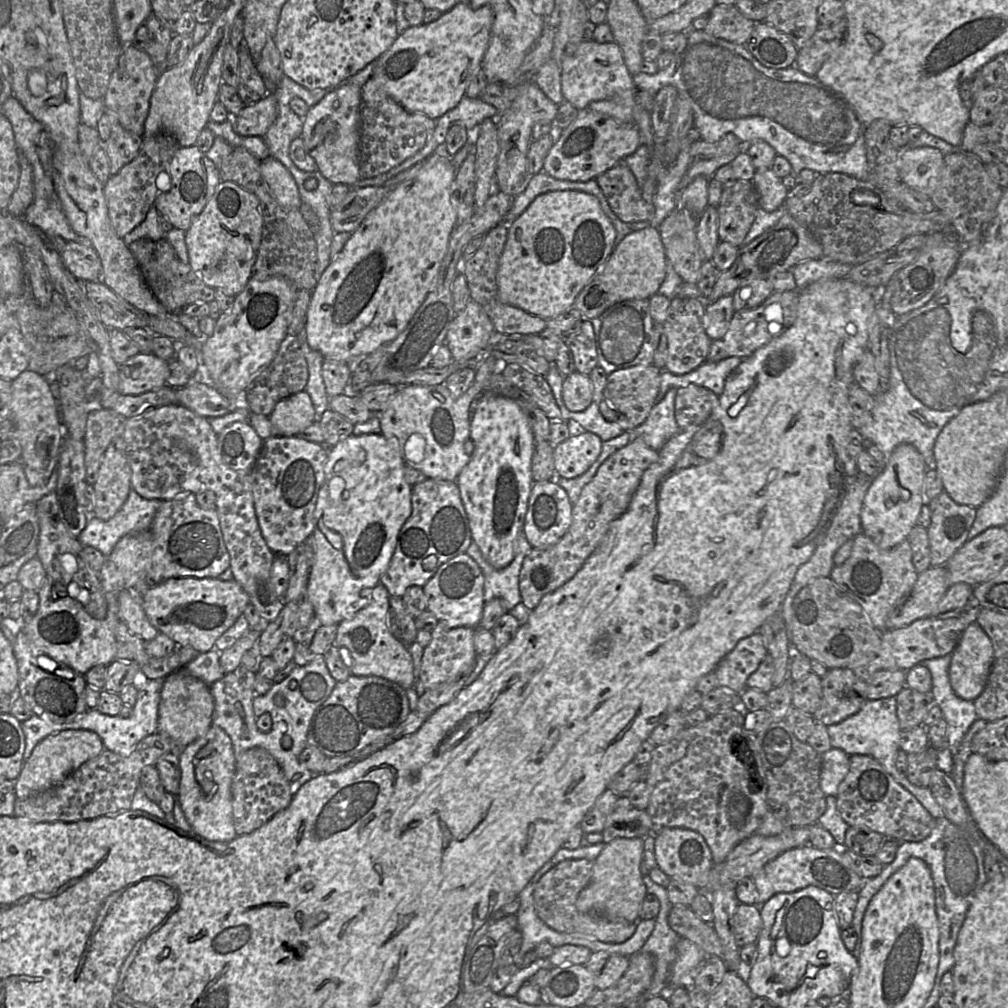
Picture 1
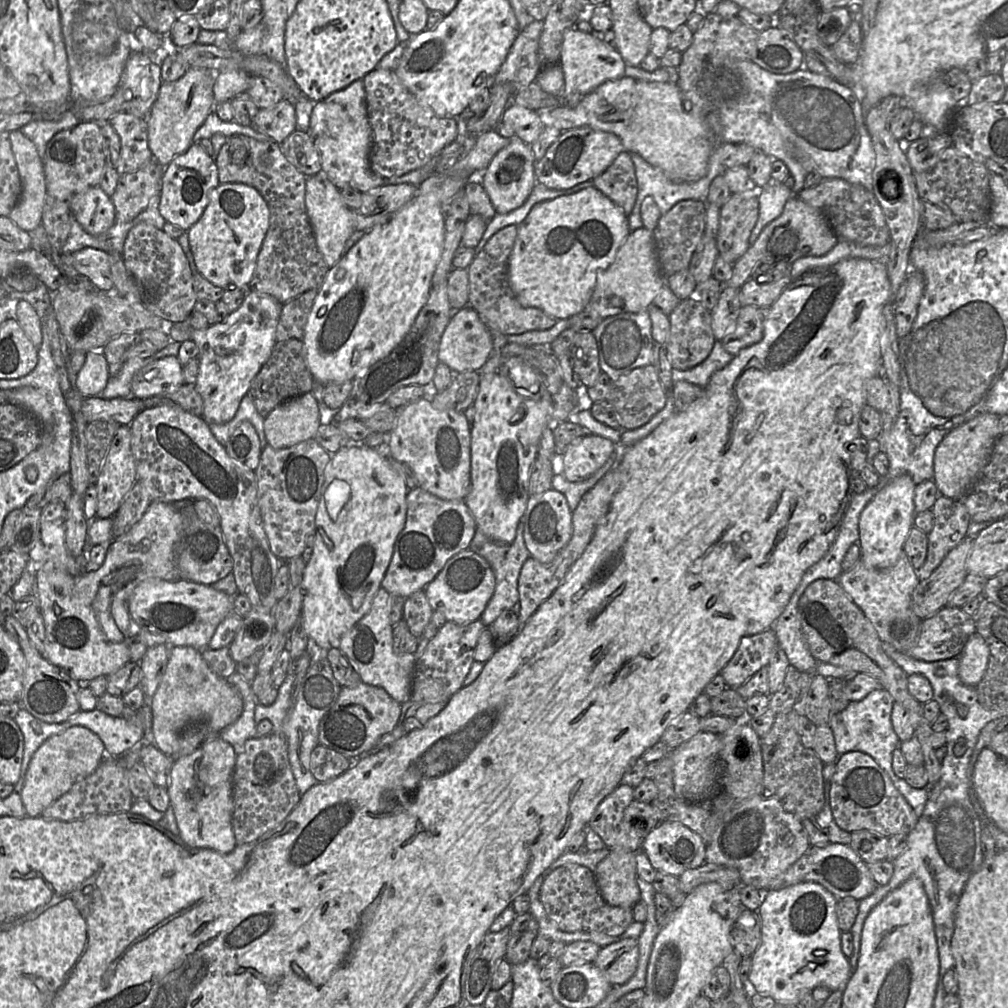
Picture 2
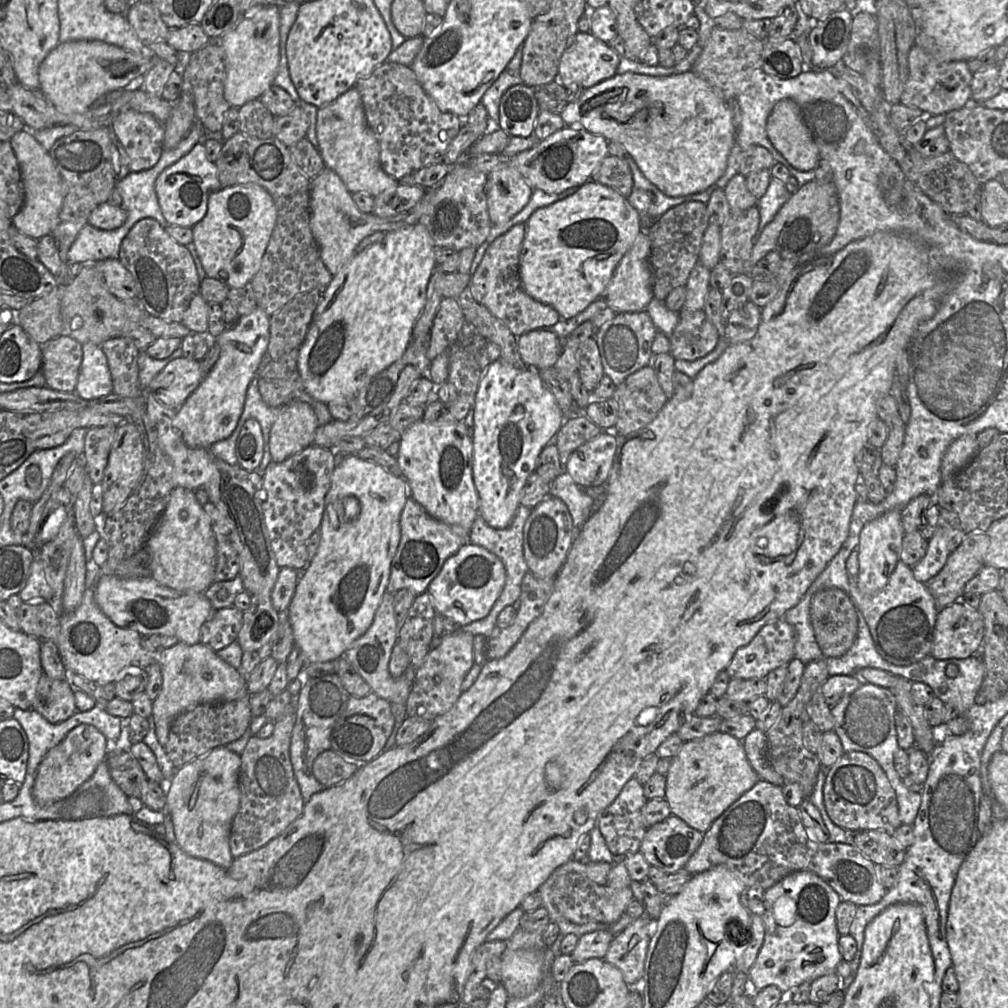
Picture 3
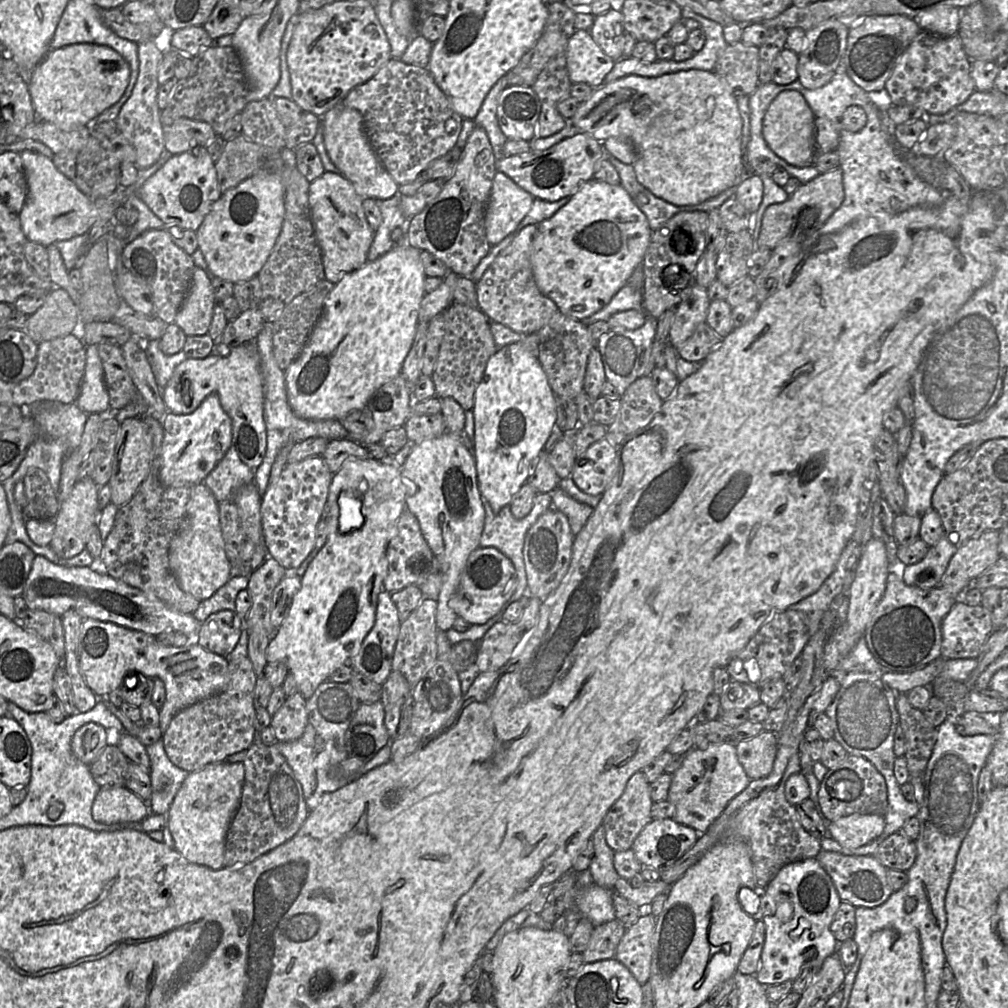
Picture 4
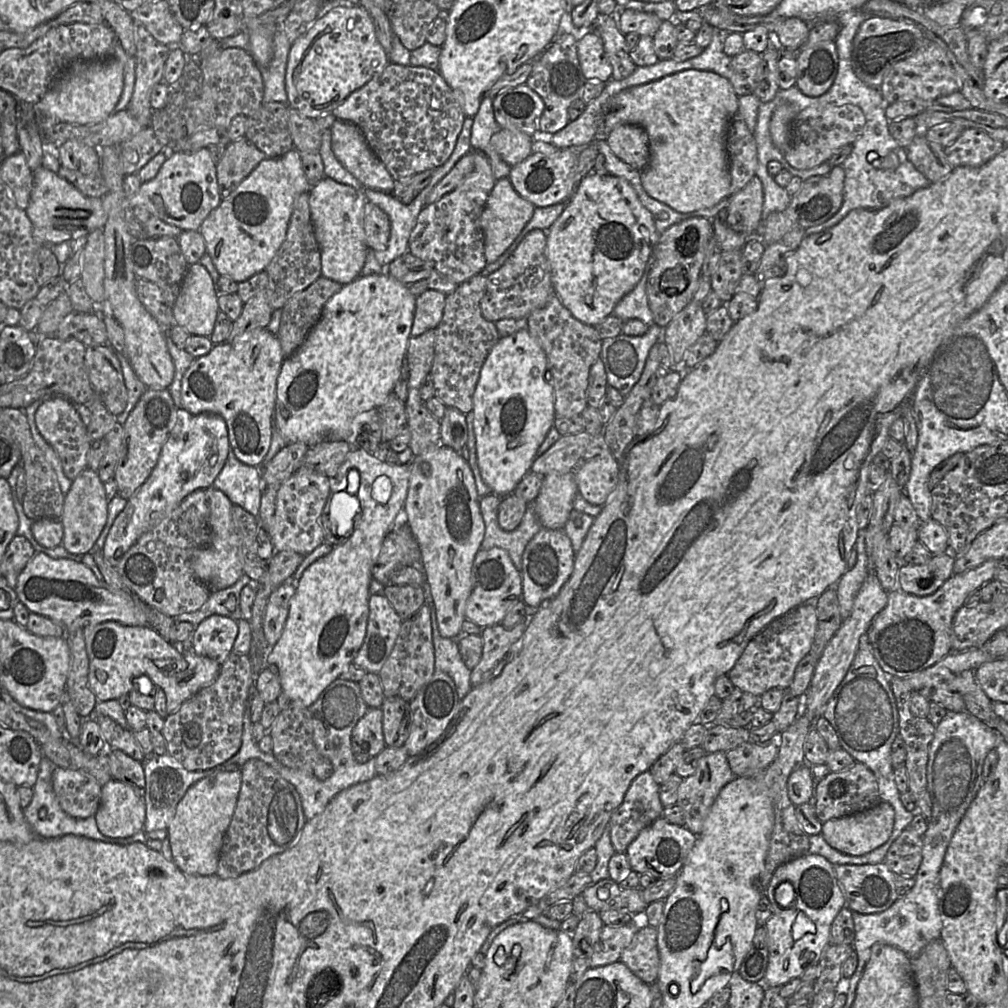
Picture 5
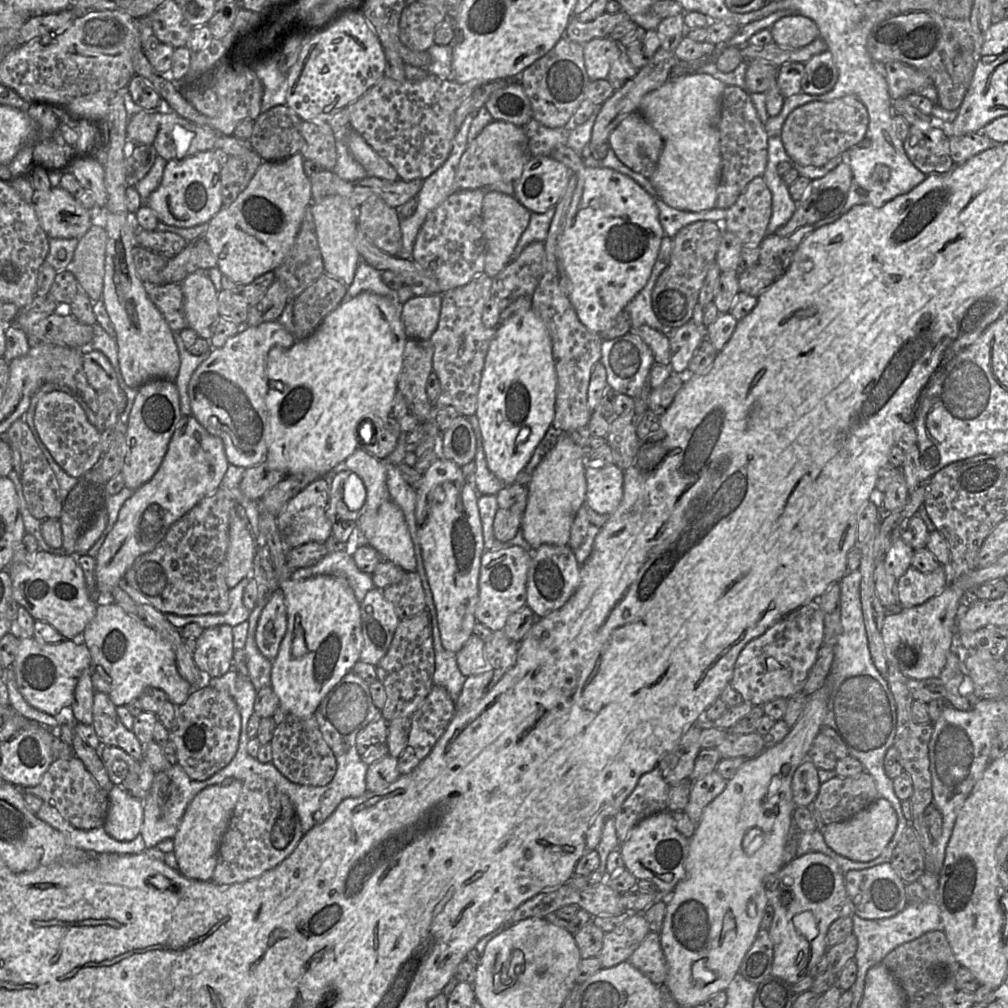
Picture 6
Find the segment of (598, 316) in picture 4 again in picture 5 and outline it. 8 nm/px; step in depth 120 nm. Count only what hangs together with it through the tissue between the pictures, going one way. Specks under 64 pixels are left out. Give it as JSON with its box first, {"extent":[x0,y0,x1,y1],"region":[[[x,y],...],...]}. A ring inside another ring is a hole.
{"extent":[612,253,654,326],"region":[[[652,253],[646,263],[642,278],[639,280],[634,289],[618,302],[612,315],[615,315],[622,321],[638,319],[643,321],[647,326],[654,324],[654,318],[648,305],[646,292],[647,278],[653,262],[654,255]]]}

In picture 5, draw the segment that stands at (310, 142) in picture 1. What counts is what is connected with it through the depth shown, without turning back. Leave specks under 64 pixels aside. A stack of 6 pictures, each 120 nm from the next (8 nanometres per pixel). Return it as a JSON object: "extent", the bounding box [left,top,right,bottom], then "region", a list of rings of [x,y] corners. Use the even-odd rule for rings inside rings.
{"extent":[330,119,395,193],"region":[[[336,119],[330,130],[332,151],[341,165],[365,188],[391,193],[395,180],[371,150],[359,128]]]}

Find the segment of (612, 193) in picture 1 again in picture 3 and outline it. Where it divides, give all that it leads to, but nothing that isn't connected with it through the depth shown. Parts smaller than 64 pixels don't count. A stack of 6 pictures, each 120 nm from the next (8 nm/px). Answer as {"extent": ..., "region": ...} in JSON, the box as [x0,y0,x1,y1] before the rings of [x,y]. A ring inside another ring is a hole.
{"extent":[593,155,633,198],"region":[[[608,155],[594,172],[593,181],[609,186],[628,198],[633,189],[633,175],[625,158]]]}

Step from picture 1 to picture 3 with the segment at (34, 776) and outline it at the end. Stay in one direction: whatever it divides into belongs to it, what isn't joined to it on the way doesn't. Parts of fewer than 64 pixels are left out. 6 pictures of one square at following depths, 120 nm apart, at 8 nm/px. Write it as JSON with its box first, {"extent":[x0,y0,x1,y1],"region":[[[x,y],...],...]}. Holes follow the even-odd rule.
{"extent":[32,724,109,806],"region":[[[80,724],[48,751],[38,766],[32,796],[36,803],[47,806],[72,797],[89,780],[109,754],[109,742],[95,726]]]}

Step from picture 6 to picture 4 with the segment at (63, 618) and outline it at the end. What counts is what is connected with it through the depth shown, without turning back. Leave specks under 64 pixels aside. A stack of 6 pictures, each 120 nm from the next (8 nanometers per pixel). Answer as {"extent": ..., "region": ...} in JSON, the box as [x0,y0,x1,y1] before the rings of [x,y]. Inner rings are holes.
{"extent":[21,555,201,640],"region":[[[39,555],[33,560],[21,597],[29,609],[44,610],[58,616],[62,616],[68,610],[75,610],[83,618],[115,623],[153,636],[164,631],[176,631],[194,640],[201,626],[201,622],[193,614],[174,611],[157,597],[107,573],[94,571],[90,567],[54,564]]]}

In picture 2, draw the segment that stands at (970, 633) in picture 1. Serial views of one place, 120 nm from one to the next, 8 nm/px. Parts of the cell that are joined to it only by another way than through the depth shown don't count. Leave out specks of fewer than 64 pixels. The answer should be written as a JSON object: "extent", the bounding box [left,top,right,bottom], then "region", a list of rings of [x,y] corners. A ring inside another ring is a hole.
{"extent":[958,632,989,687],"region":[[[978,632],[968,639],[958,658],[960,680],[965,685],[976,687],[983,678],[989,661],[989,647]]]}

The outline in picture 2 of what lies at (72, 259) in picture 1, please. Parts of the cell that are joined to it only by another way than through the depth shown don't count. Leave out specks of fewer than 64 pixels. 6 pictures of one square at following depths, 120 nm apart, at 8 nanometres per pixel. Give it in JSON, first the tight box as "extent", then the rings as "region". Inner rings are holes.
{"extent":[72,247,115,292],"region":[[[86,247],[72,254],[76,272],[87,278],[96,288],[104,292],[115,292],[111,269],[110,253]]]}

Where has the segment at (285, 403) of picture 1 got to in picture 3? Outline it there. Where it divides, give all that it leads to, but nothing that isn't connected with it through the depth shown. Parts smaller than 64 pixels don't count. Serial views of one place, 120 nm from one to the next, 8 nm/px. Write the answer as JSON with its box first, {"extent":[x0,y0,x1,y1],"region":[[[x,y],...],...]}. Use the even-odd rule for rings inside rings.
{"extent":[269,400,318,463],"region":[[[295,400],[279,408],[269,433],[269,452],[275,463],[281,463],[313,444],[318,428],[317,417],[309,404]]]}

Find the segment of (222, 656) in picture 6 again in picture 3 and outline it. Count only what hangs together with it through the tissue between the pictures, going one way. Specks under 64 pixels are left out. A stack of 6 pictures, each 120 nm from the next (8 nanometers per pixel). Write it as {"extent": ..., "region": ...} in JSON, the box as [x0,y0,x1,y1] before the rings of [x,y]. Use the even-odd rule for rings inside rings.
{"extent":[200,606,243,652],"region":[[[231,606],[217,610],[201,627],[200,643],[214,652],[237,640],[243,612]]]}

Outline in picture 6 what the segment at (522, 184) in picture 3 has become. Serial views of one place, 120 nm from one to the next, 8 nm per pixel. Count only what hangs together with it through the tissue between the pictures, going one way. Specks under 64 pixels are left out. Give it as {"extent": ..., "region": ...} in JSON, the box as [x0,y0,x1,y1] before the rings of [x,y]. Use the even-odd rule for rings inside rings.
{"extent":[482,191,531,278],"region":[[[487,191],[482,204],[483,233],[486,240],[484,272],[491,278],[510,262],[513,251],[530,222],[531,212],[512,195]]]}

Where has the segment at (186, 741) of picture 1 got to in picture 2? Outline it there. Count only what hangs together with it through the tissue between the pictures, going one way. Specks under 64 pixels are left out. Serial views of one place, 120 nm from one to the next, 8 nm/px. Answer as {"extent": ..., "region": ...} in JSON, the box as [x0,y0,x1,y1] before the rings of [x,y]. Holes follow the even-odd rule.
{"extent":[150,646,243,756],"region":[[[170,646],[167,667],[156,693],[150,699],[150,706],[157,748],[171,756],[177,753],[179,736],[187,726],[203,723],[212,733],[219,734],[240,717],[243,700],[235,687],[209,668],[202,657],[202,650]]]}

